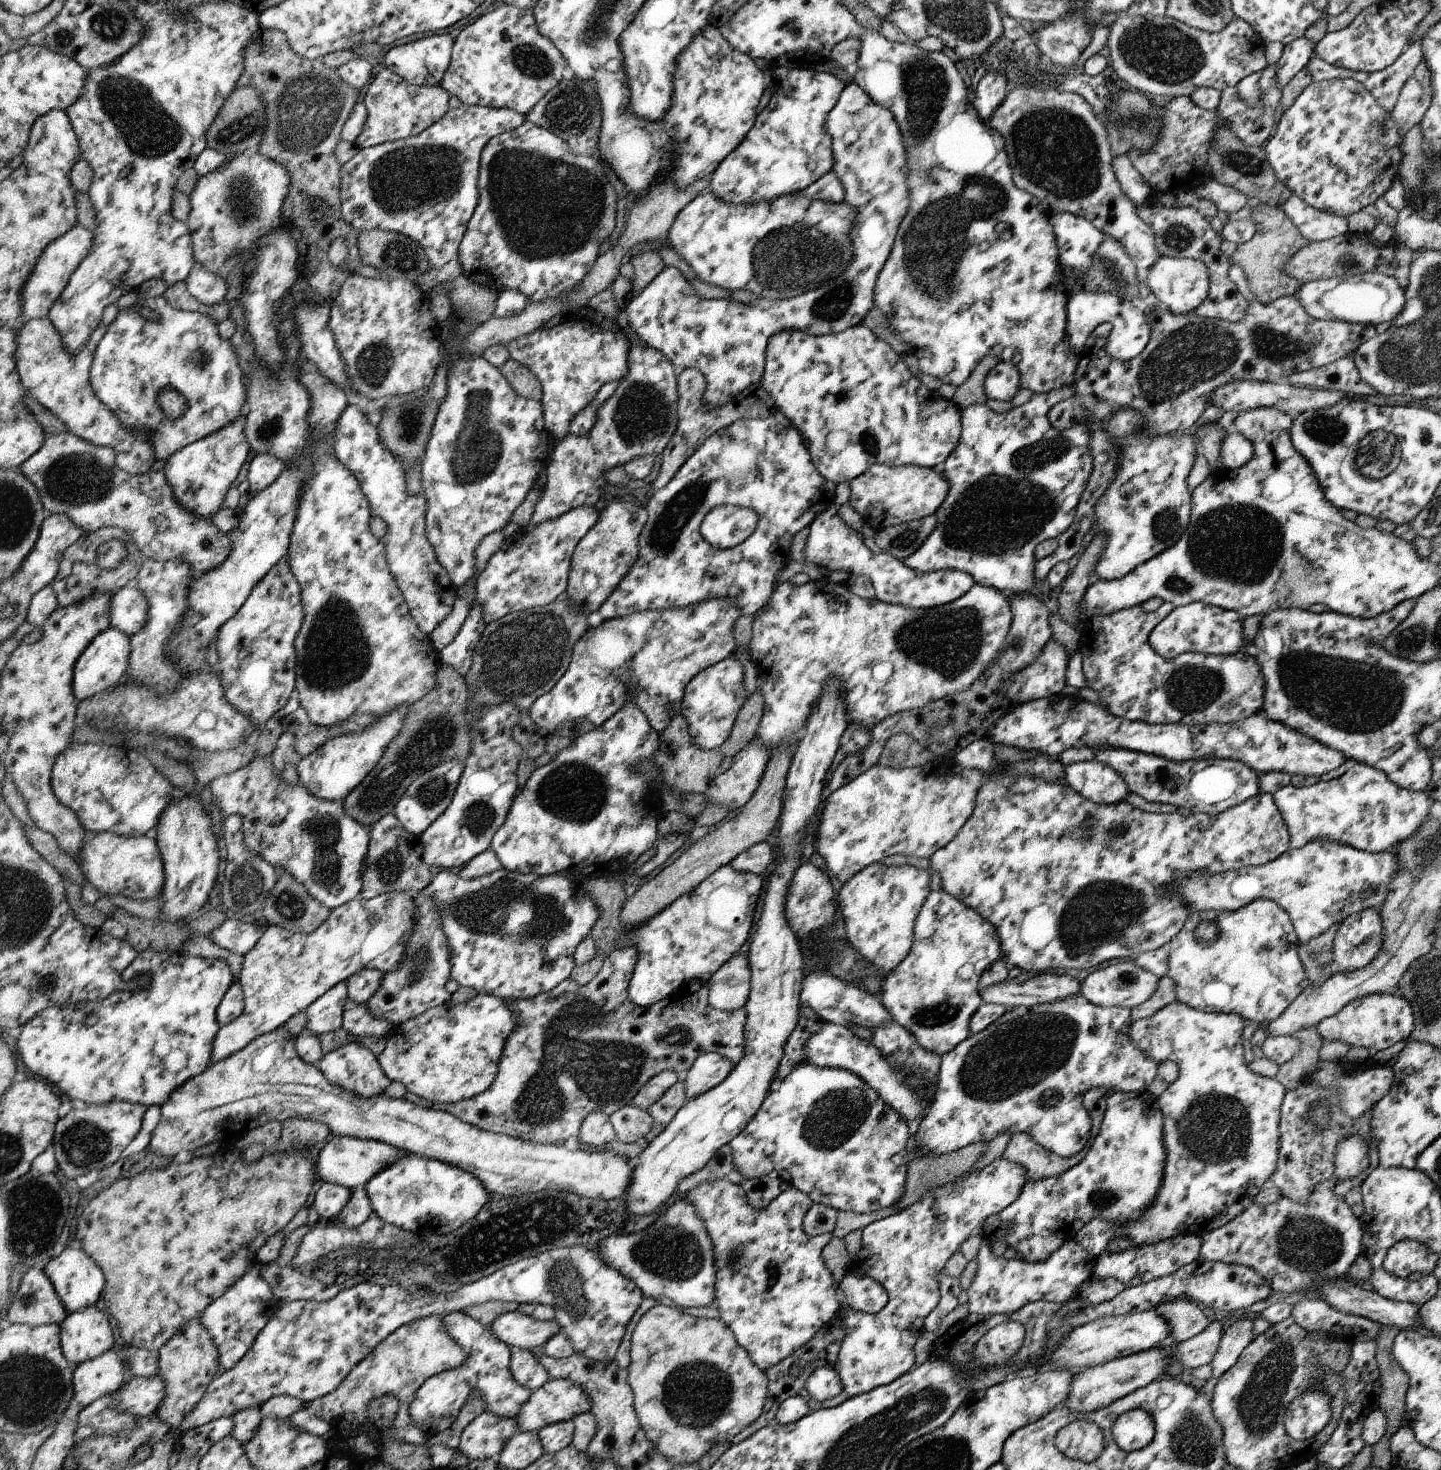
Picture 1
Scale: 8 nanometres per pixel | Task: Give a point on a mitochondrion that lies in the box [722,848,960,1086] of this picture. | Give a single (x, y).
(929, 1015)

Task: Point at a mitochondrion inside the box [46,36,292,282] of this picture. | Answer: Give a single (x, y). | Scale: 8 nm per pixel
(146, 127)

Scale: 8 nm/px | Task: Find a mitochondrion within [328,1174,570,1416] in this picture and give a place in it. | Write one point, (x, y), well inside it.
(507, 1234)

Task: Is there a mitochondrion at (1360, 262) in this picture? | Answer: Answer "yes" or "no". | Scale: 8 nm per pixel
yes

